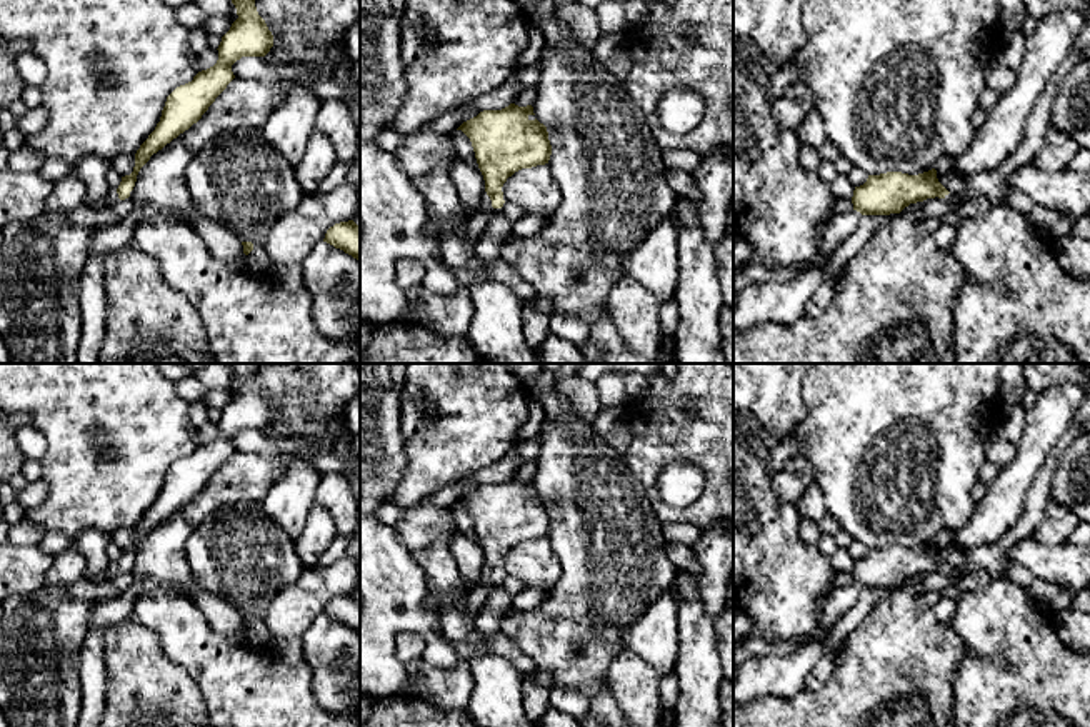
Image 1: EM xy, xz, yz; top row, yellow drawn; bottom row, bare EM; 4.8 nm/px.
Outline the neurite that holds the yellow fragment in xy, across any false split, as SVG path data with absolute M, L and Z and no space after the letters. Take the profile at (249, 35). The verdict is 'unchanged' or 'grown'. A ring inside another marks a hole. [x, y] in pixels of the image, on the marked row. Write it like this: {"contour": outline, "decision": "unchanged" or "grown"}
{"contour": "M232 0L238 18L222 37L218 60L213 67L198 72L192 82L177 87L165 102L160 122L135 153L135 167L122 177L117 190L108 190L103 207L125 200L135 187L140 168L153 153L197 123L215 98L235 78L232 65L242 57L265 57L273 47L273 35L258 15L255 0Z", "decision": "grown"}

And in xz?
{"contour": "M510 103L502 110L483 110L457 128L472 142L487 192L477 207L463 207L467 225L477 213L503 207L502 187L508 177L548 163L552 145L547 127L530 115L535 115L532 105Z", "decision": "grown"}

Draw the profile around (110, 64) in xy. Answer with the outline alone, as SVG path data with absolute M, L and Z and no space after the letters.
M0 0L0 37L2 42L25 40L33 55L47 65L47 78L40 85L42 107L48 113L47 127L33 135L27 135L25 147L35 148L43 158L62 158L73 172L80 160L97 155L113 162L120 155L135 153L160 122L167 97L180 85L193 80L198 73L190 60L192 30L177 20L177 8L162 0Z

